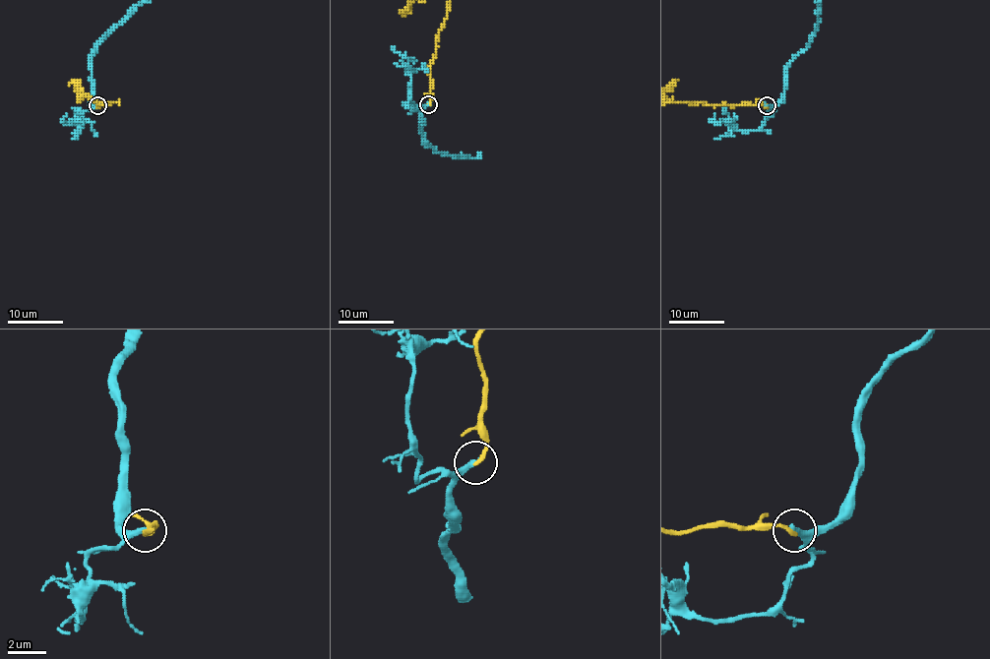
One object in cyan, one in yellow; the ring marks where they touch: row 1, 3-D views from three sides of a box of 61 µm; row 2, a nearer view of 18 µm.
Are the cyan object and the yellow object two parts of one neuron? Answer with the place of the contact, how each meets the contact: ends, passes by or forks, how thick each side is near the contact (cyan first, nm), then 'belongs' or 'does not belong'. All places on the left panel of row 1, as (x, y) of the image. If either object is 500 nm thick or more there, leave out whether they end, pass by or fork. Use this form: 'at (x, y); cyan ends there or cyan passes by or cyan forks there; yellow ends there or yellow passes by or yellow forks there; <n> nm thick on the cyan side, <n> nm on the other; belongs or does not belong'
at (97, 105); cyan ends there; yellow ends there; 320 nm thick on the cyan side, 220 nm on the other; does not belong

